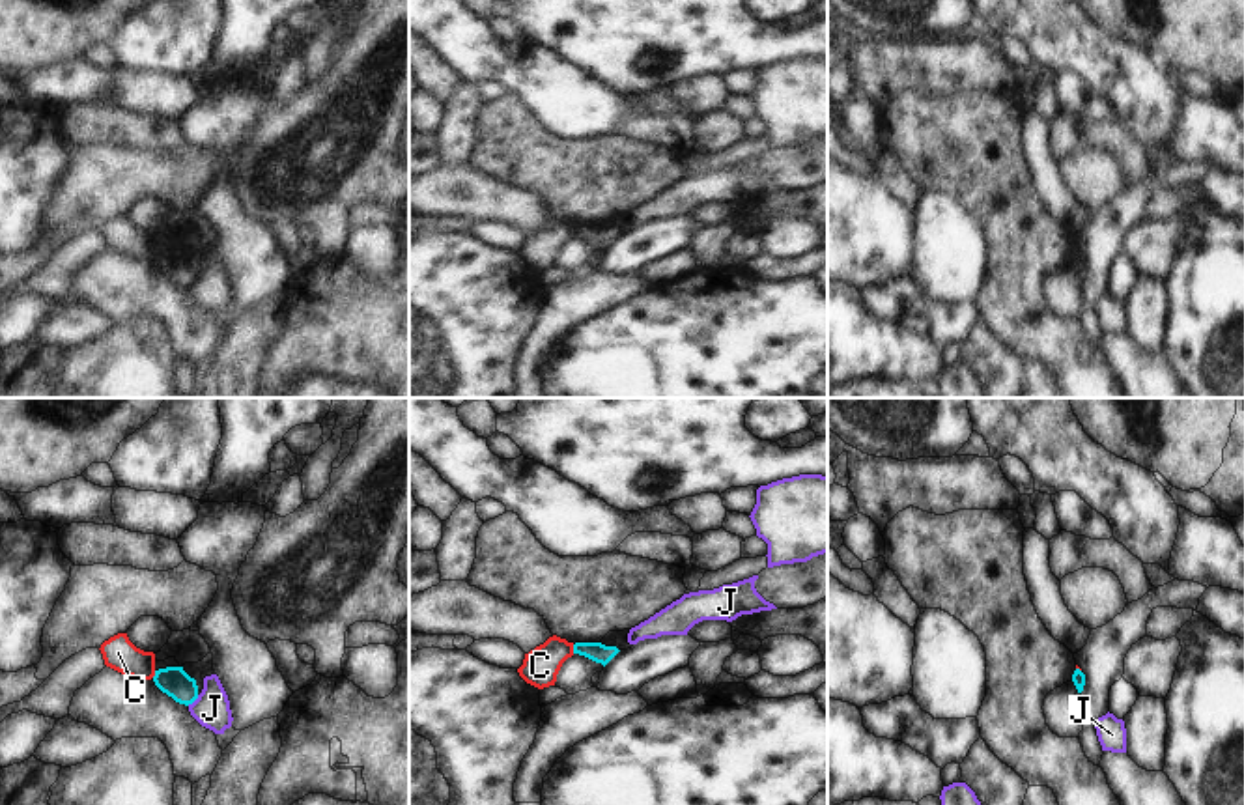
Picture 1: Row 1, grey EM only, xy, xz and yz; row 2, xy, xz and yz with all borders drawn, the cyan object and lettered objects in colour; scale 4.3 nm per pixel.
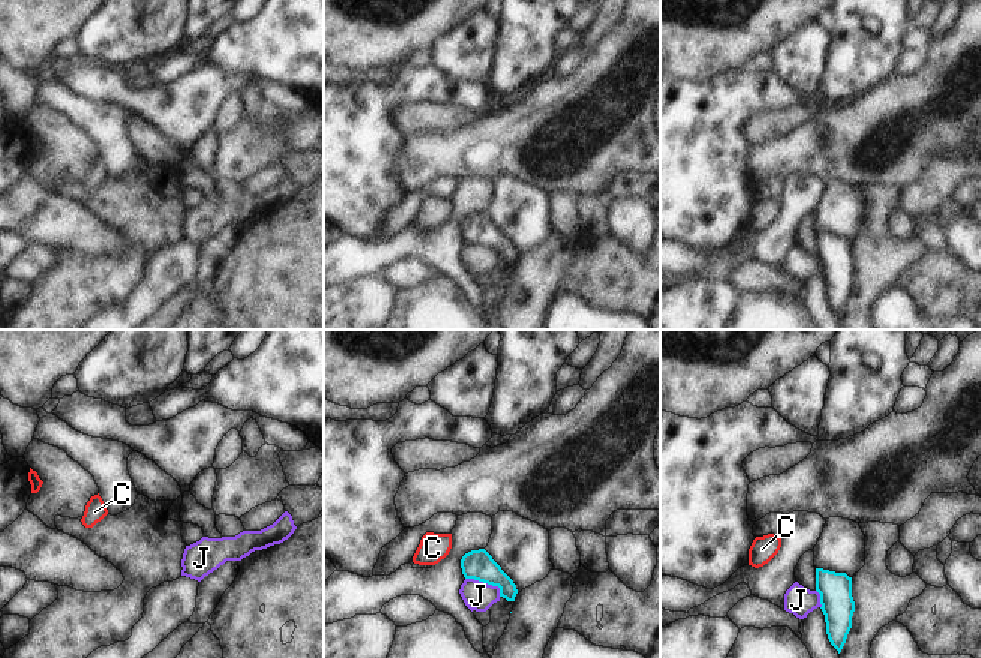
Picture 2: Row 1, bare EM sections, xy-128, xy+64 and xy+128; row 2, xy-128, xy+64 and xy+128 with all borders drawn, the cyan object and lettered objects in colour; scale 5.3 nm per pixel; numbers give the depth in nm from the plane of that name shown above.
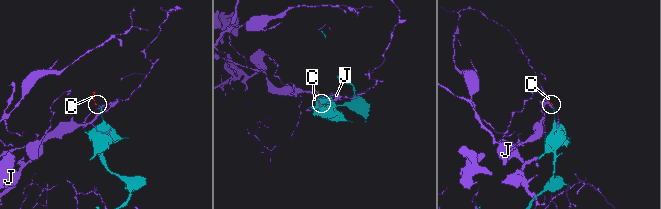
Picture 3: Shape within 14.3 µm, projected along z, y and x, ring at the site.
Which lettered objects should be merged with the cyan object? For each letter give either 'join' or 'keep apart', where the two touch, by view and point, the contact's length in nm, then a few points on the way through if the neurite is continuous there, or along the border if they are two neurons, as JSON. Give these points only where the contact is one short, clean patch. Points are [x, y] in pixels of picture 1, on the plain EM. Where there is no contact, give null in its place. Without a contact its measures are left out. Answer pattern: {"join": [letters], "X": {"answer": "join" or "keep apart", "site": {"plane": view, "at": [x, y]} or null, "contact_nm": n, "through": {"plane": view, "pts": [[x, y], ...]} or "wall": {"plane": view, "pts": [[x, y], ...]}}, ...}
{"join": [], "C": {"answer": "keep apart", "site": {"plane": "xz", "at": [574, 230]}, "contact_nm": 40, "wall": {"plane": "xz", "pts": [[572, 226], [574, 234]]}}, "J": {"answer": "keep apart", "site": {"plane": "xy", "at": [193, 282]}, "contact_nm": 70, "wall": {"plane": "xy", "pts": [[198, 277], [187, 286]]}}}

